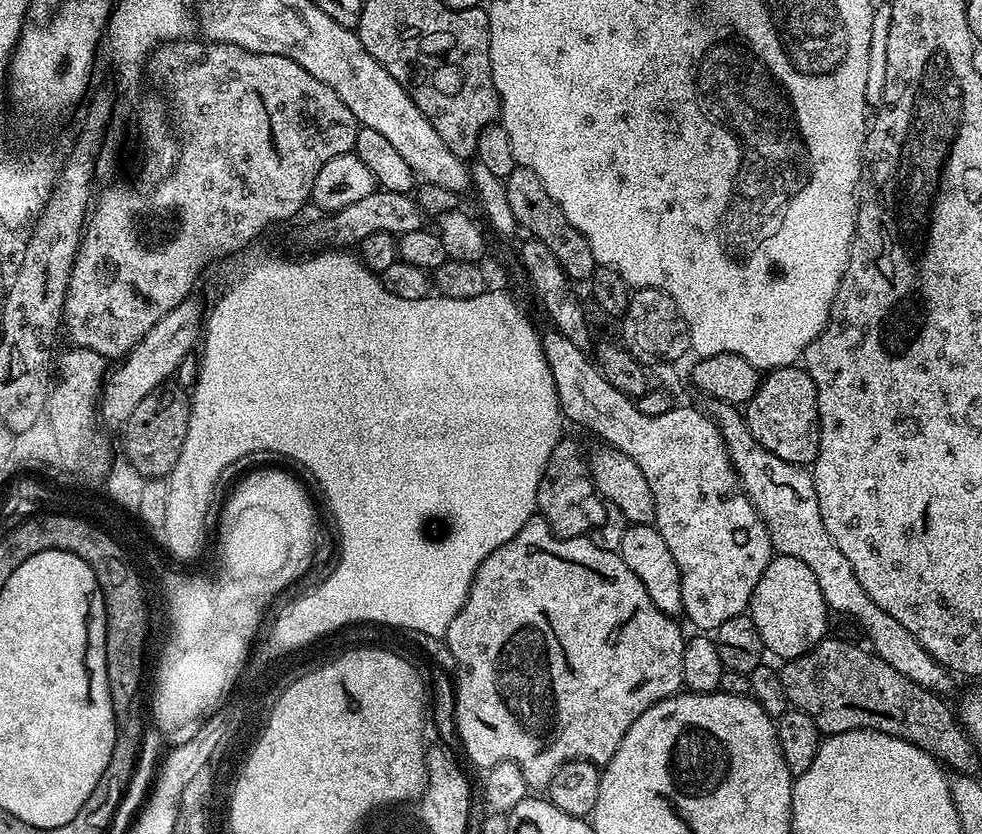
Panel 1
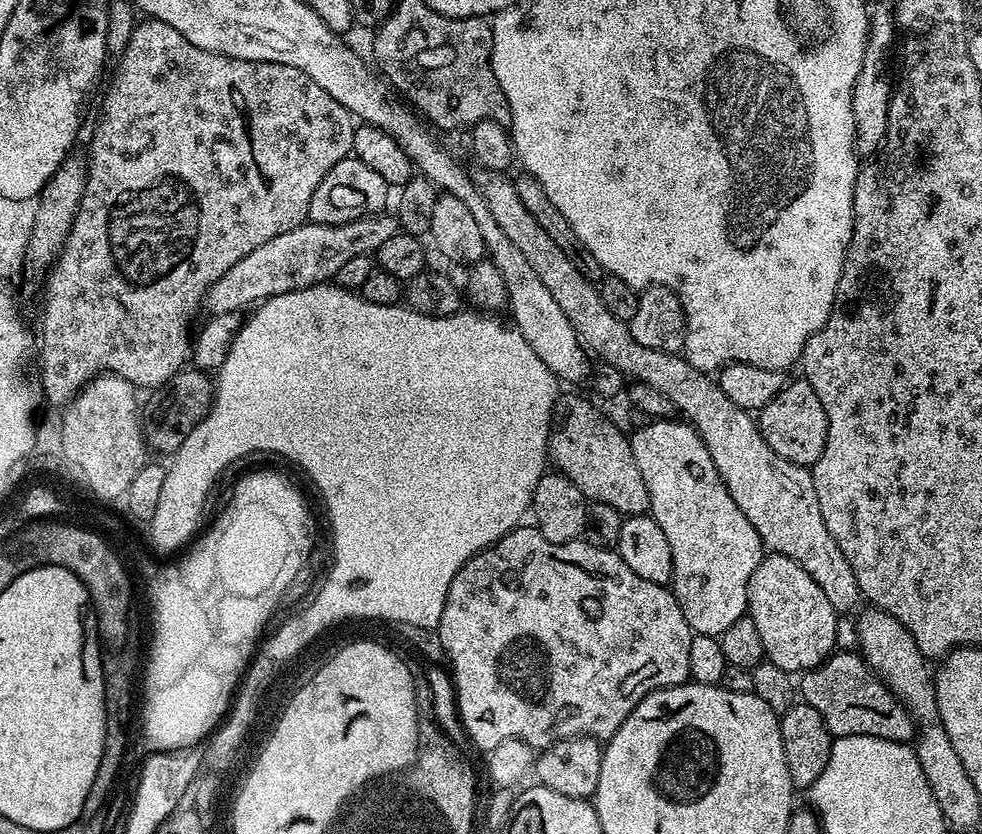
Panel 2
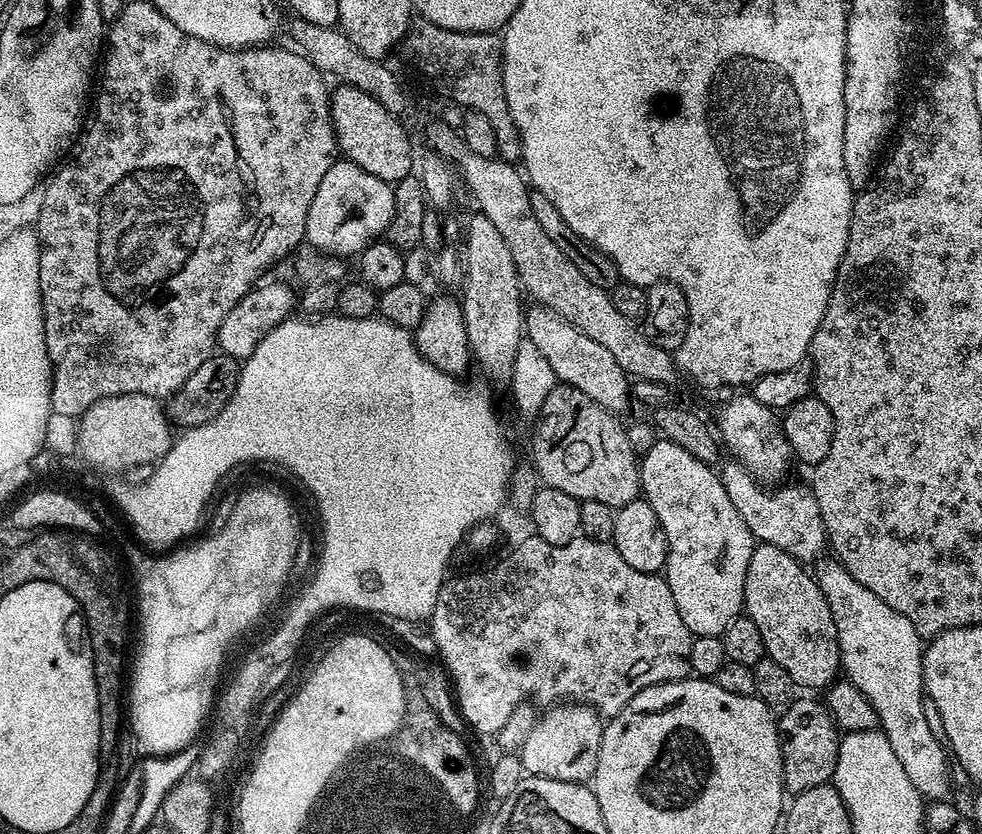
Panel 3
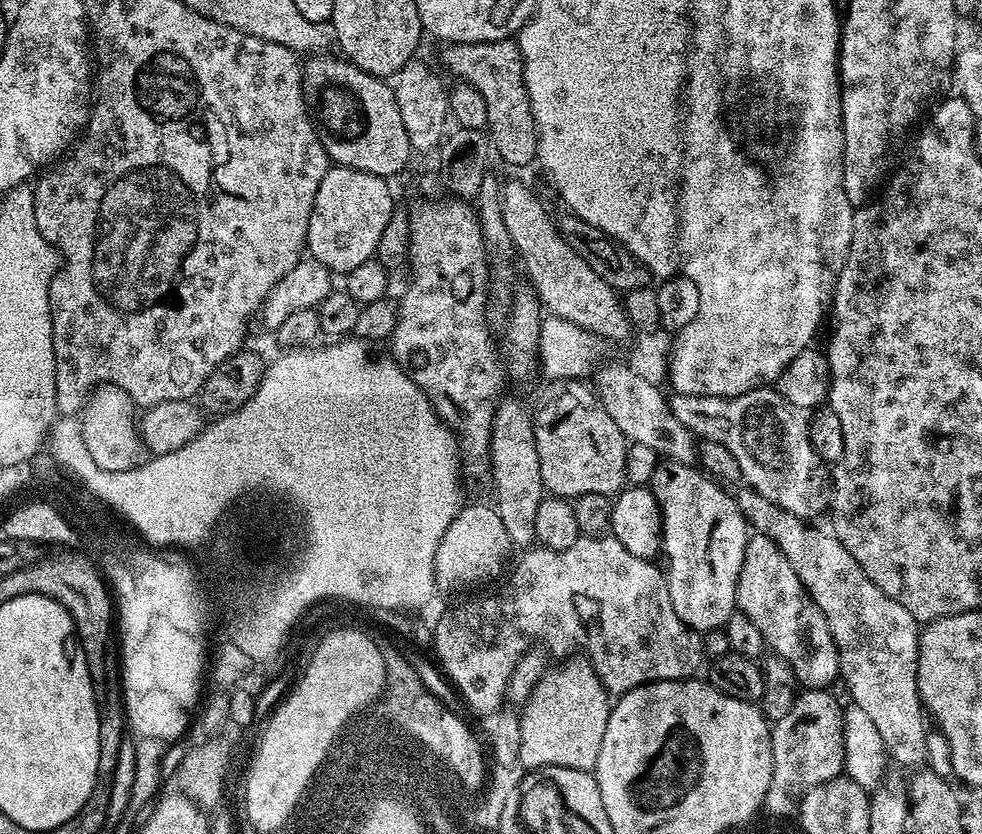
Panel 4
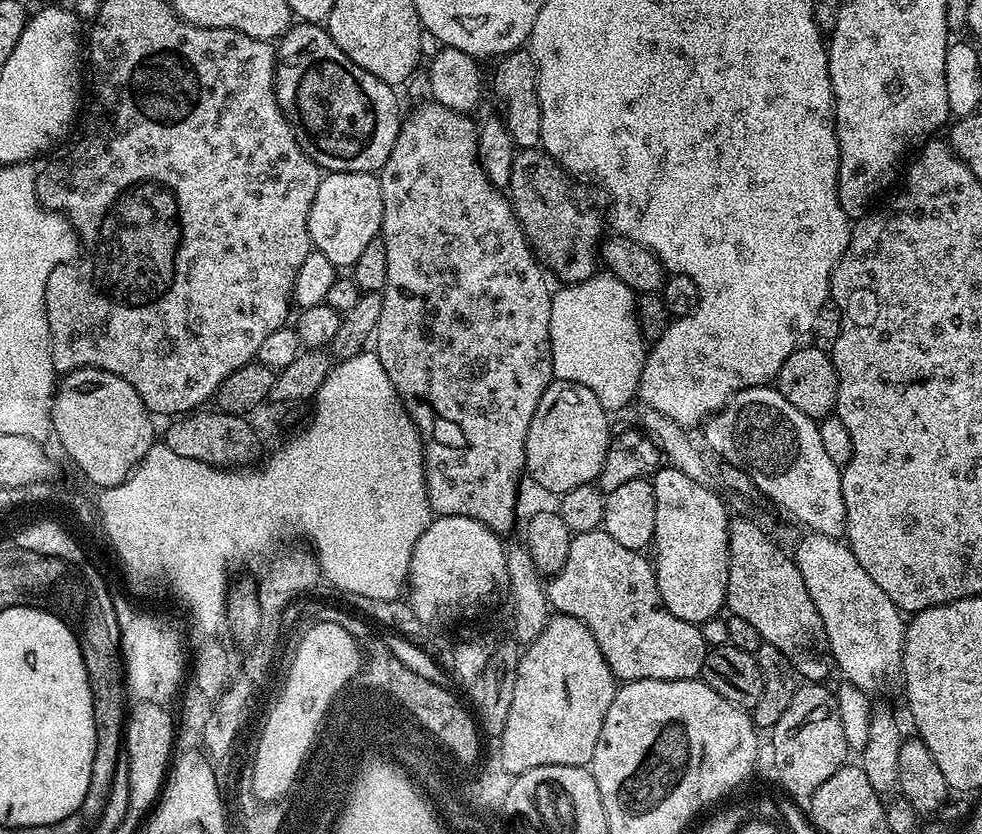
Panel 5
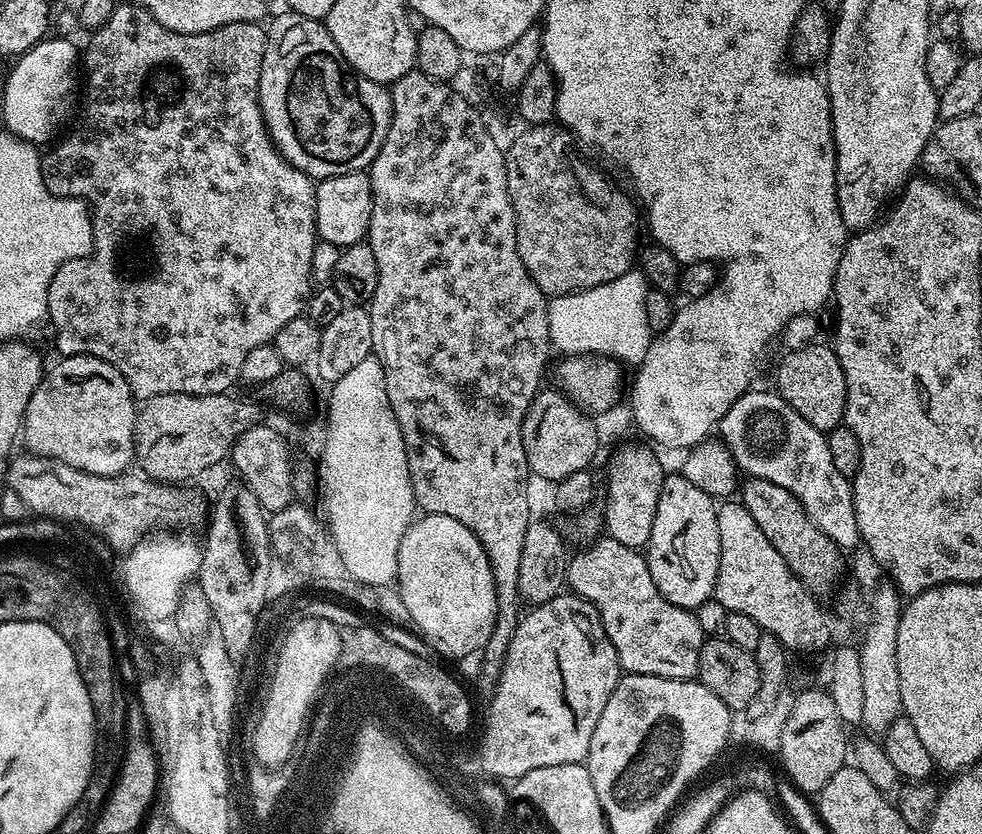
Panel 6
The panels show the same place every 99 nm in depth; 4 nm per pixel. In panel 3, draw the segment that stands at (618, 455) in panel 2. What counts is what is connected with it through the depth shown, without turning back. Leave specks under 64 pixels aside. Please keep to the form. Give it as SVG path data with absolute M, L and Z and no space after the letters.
M557 383L556 387L550 390L550 394L546 394L546 402L542 402L534 420L536 429L532 432L531 463L539 483L545 488L562 490L562 494L570 494L575 500L606 502L606 506L613 510L637 499L641 495L638 452L636 456L627 430L616 420L619 419L607 408L598 406L598 402L586 398L582 390Z

